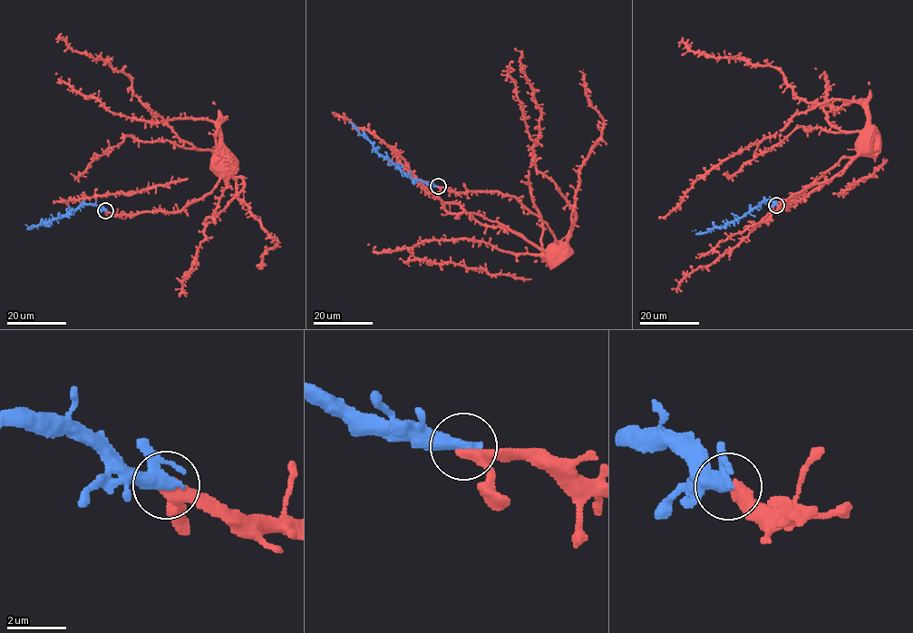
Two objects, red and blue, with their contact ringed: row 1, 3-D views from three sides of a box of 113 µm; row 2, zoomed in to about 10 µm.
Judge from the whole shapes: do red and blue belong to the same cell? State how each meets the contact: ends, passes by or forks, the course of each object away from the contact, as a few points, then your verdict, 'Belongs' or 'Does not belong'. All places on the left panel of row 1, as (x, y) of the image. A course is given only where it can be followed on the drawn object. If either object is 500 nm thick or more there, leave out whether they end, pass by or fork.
At the ring red passes by. At the ring blue forks. Course of red: (105, 210), (128, 214), (180, 211), (208, 195), (218, 181), (221, 175), (218, 154), (222, 155). Course of blue: (105, 210), (96, 206), (82, 205), (49, 219), (44, 225), (29, 228), (25, 224). Belongs

